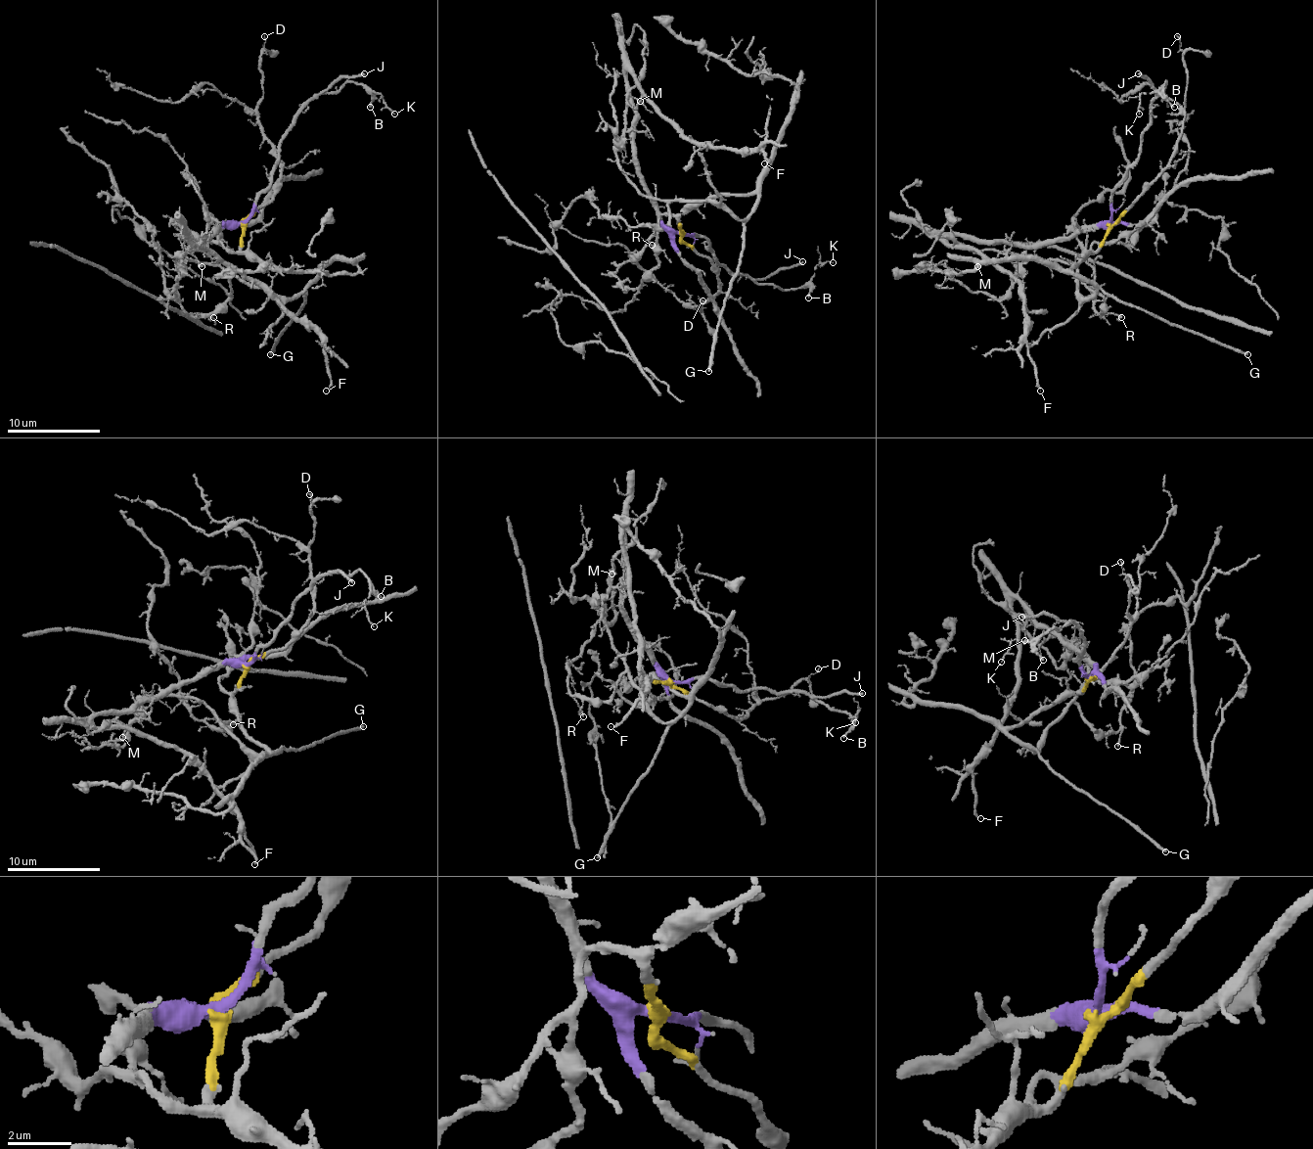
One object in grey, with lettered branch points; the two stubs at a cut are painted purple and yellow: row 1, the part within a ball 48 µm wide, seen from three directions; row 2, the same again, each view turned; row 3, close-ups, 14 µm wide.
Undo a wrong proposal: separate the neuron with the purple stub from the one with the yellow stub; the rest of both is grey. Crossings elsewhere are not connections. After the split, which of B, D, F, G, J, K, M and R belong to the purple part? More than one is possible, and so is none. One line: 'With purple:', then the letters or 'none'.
With purple: B, F, J, K

